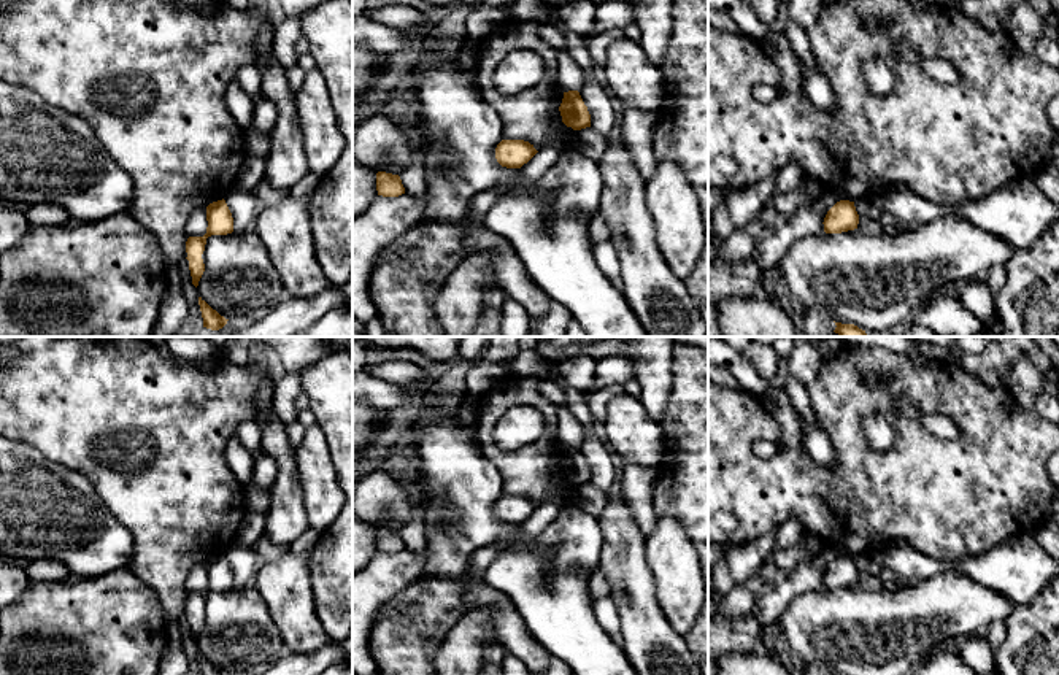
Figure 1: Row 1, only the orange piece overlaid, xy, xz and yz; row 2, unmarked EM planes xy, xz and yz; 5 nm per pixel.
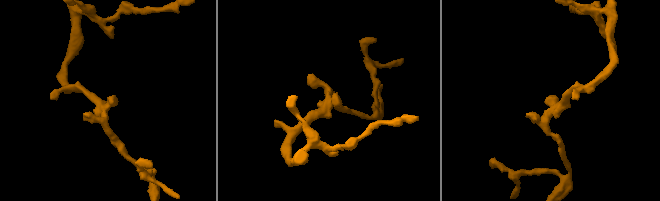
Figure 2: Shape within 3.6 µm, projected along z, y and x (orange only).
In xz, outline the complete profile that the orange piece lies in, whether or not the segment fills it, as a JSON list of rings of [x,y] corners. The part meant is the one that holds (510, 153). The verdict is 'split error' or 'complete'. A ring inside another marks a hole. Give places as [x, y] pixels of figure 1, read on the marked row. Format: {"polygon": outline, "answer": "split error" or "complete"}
{"polygon": [[[502,140],[495,148],[495,159],[502,167],[521,168],[538,151],[524,140]]], "answer": "complete"}

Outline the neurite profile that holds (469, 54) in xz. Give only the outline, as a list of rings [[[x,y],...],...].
[[[464,38],[462,48],[457,54],[459,65],[465,70],[465,73],[470,76],[475,86],[479,51],[481,51],[479,41]]]

